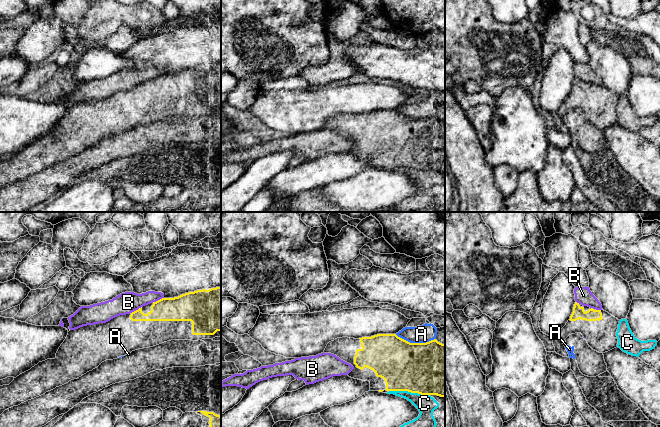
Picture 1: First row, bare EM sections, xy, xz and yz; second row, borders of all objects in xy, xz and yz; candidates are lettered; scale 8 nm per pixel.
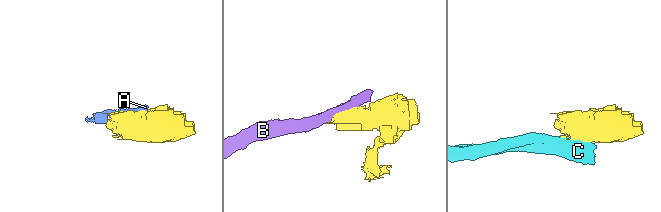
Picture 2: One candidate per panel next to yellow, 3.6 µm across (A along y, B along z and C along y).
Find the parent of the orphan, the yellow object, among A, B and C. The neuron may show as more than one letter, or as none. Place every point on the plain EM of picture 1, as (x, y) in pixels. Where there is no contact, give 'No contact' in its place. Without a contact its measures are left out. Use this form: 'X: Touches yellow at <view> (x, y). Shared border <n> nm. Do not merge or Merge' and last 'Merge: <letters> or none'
A: Touches yellow at xz (415, 119). Shared border 340 nm. Do not merge
B: Touches yellow at xy (158, 76). Shared border 100 nm. Do not merge
C: Touches yellow at xz (409, 167). Shared border 320 nm. Do not merge
Merge: none

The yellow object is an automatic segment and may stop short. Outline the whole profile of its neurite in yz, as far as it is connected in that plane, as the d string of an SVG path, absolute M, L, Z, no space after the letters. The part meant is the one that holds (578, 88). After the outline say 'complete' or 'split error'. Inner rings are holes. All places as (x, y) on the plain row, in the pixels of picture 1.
M575 78L570 95L558 114L564 118L569 111L581 109L593 126L605 129L617 123L619 97L603 85L596 86Z; split error

